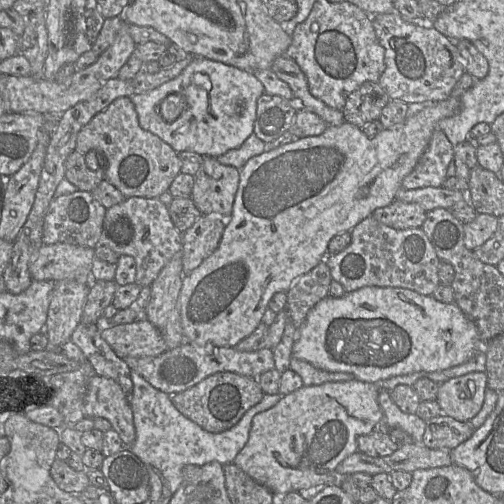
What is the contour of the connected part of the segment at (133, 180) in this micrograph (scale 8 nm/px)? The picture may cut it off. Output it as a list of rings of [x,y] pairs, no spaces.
[[[128,96],[115,99],[80,130],[76,150],[83,154],[91,150],[89,153],[96,153],[93,155],[96,162],[103,161],[103,166],[105,165],[105,179],[118,188],[126,198],[132,196],[158,198],[168,191],[175,177],[181,172],[178,153],[157,135],[140,126],[135,106]]]

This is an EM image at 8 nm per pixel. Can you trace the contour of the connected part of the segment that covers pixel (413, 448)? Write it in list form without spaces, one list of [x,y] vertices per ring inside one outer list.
[[[423,444],[400,445],[392,454],[372,457],[359,451],[346,457],[336,468],[341,476],[350,476],[357,472],[370,475],[390,474],[393,471],[414,472],[418,469],[429,469],[452,464],[450,451],[431,449]]]

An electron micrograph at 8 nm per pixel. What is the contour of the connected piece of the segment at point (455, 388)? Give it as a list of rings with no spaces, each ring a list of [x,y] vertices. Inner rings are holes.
[[[470,372],[441,383],[436,401],[443,415],[470,421],[483,405],[486,388],[486,373]]]

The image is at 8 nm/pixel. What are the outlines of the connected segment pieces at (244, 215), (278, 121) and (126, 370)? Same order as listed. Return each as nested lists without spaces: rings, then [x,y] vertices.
[[[465,72],[447,99],[430,103],[422,110],[409,115],[402,123],[392,128],[383,129],[373,138],[367,137],[362,128],[345,121],[339,126],[328,126],[320,135],[299,138],[278,148],[264,151],[259,155],[251,157],[240,169],[240,181],[233,203],[232,214],[227,219],[227,225],[217,249],[196,269],[183,276],[180,291],[180,315],[184,341],[196,346],[236,347],[239,342],[252,334],[259,324],[262,323],[262,317],[268,308],[268,302],[274,294],[280,292],[286,293],[299,277],[312,270],[321,261],[324,261],[328,255],[328,244],[333,237],[345,231],[351,232],[359,222],[372,216],[372,213],[376,209],[386,207],[396,200],[396,194],[402,187],[403,179],[417,165],[429,145],[434,130],[438,128],[439,121],[454,116],[460,111],[461,96],[473,85],[473,82],[474,77],[470,73]]]
[[[263,93],[257,100],[253,134],[270,143],[286,132],[298,110],[294,103],[279,95]]]
[[[80,322],[73,331],[71,340],[85,355],[91,372],[117,382],[129,398],[133,391],[131,369],[102,338],[101,330],[101,323]]]

